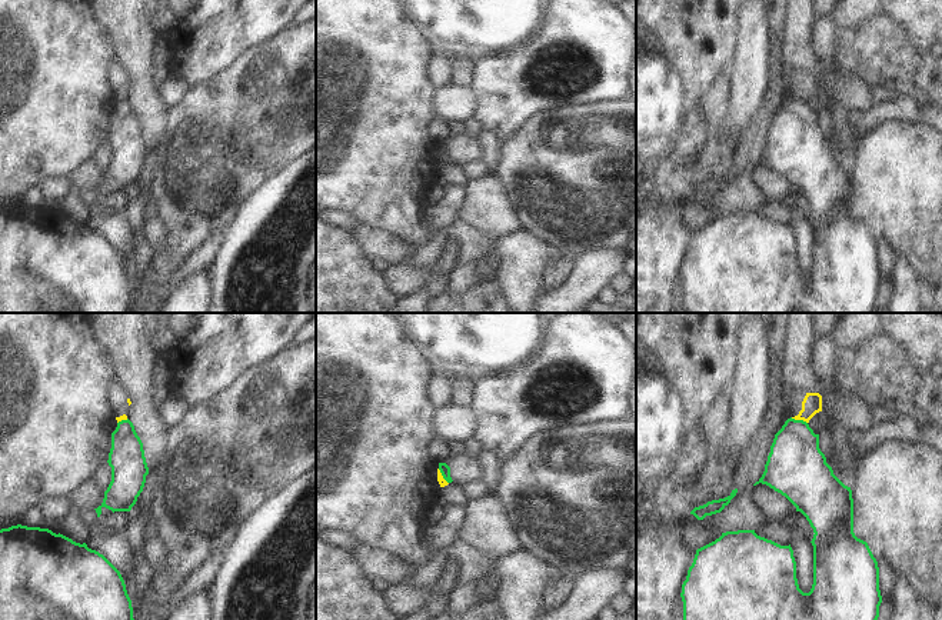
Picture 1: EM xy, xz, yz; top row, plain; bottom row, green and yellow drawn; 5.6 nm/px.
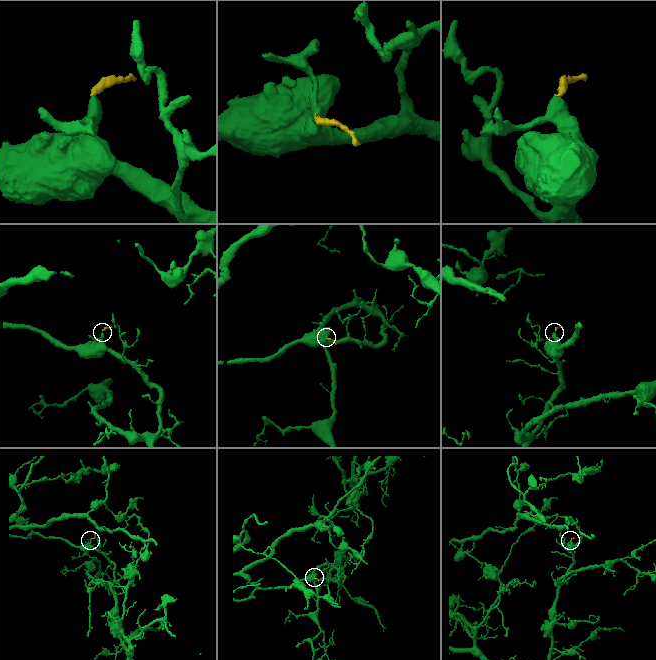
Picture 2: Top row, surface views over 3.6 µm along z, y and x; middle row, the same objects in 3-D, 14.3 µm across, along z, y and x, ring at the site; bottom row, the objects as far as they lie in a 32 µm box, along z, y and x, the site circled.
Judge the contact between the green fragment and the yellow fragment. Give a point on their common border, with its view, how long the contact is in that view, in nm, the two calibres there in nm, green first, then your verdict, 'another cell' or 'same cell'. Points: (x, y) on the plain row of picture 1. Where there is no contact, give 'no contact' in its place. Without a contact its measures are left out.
yz (799, 100) | 100 nm | 320/110 nm | another cell

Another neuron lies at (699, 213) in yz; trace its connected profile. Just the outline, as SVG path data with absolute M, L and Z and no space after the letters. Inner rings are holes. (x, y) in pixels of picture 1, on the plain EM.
M696 200L682 207L683 219L696 230L715 221L723 213L723 209L712 201Z

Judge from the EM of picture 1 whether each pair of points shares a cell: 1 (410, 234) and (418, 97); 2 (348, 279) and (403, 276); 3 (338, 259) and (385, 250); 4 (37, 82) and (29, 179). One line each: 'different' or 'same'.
1: same
2: different
3: different
4: same

